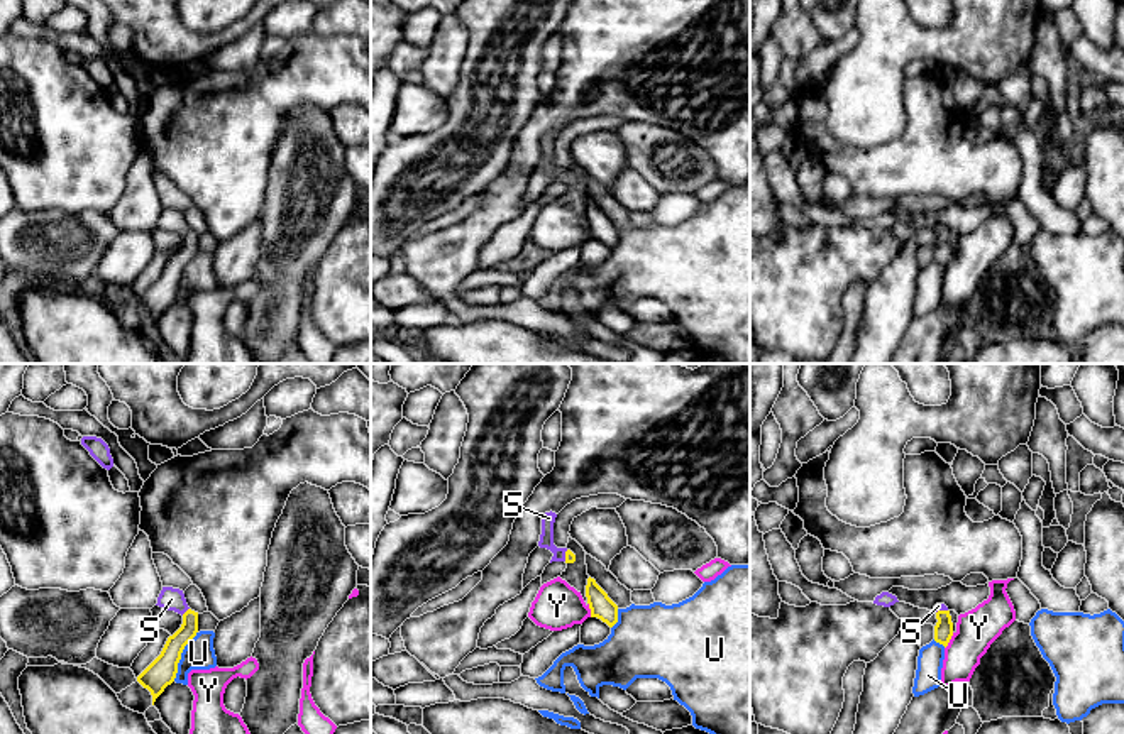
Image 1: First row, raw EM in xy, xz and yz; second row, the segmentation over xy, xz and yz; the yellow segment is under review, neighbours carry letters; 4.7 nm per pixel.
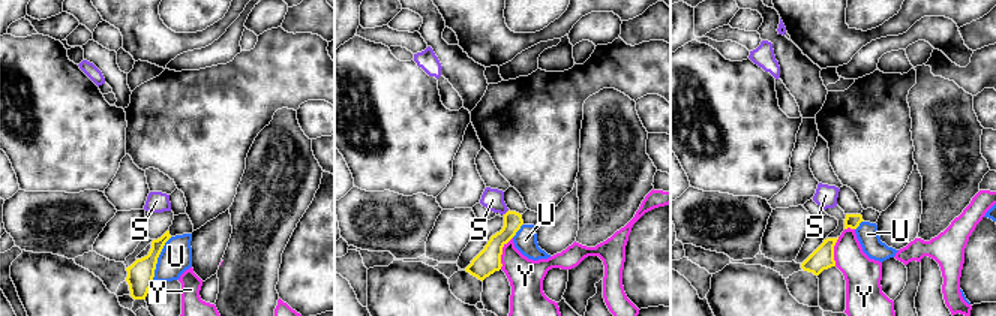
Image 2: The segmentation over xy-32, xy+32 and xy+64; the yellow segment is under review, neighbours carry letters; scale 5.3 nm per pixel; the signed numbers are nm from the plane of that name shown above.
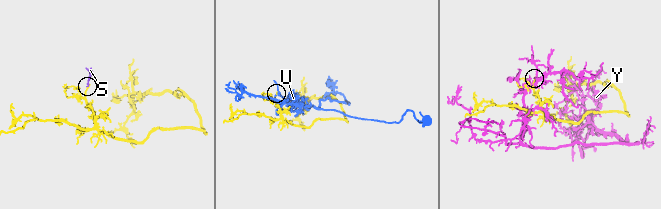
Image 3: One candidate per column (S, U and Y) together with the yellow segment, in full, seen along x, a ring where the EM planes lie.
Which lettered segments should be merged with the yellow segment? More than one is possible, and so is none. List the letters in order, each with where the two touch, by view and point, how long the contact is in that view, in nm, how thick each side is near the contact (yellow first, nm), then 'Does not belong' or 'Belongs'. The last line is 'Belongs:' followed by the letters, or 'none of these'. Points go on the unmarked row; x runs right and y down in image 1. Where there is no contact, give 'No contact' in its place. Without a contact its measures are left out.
S: Touches yellow at xy (187, 232). Shared border 50 nm. Thickness 100 nm (yellow) against 110 nm. Belongs
U: Touches yellow at xy (180, 278). Shared border 260 nm. Thickness 140 nm (yellow) against 150 nm. Does not belong
Y: Touches yellow at yz (948, 262). Shared border 90 nm. Thickness 90 nm (yellow) against 190 nm. Does not belong
Belongs: S

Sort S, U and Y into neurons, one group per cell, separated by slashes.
S / U / Y

